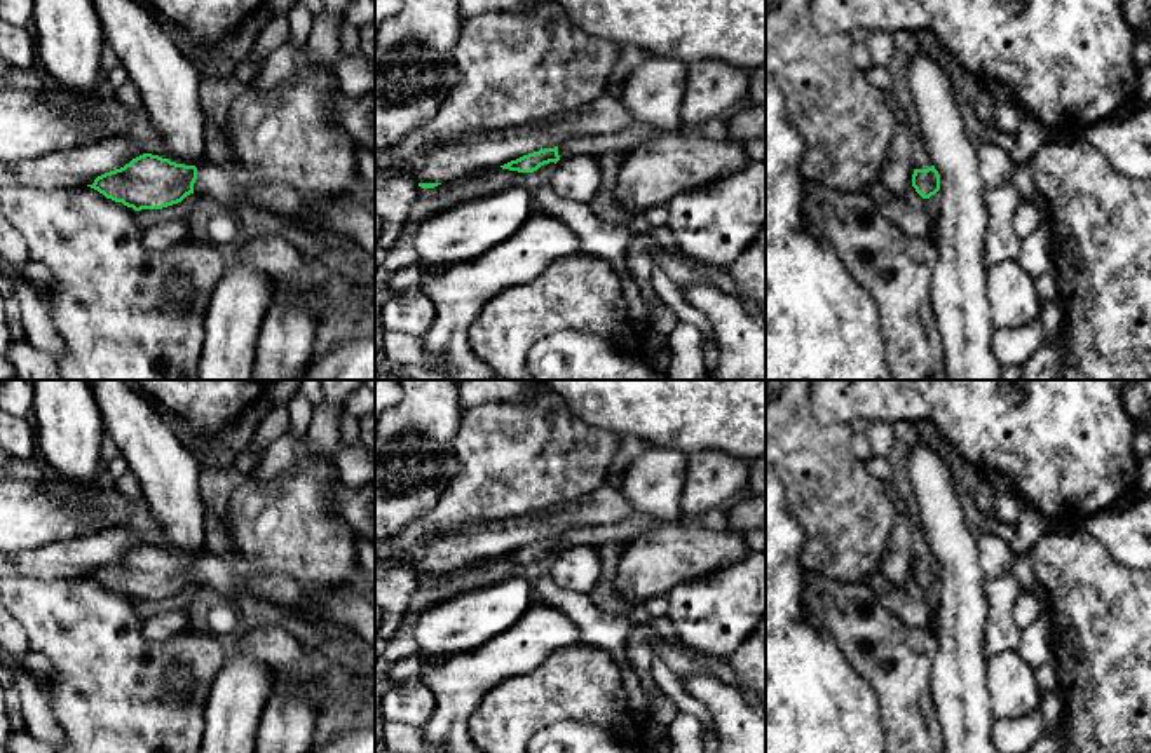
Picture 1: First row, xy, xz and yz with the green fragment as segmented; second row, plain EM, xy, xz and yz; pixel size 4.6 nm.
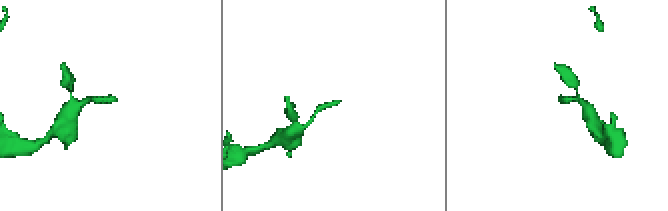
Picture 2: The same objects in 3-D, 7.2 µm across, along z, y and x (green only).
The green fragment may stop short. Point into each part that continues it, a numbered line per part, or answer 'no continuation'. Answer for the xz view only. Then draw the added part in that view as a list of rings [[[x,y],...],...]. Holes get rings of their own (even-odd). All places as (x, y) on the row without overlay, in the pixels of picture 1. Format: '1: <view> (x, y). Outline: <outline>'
no continuation

